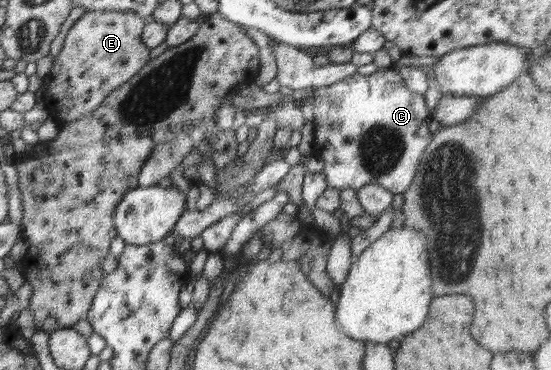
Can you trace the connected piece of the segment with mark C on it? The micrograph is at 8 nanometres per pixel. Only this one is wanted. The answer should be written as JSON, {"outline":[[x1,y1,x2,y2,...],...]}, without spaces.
{"outline":[[395,66,380,68,378,72,368,76,355,72,330,86,315,89,313,113,311,154,324,161,322,171,327,186,339,190,379,184,393,194,403,194,414,180,420,157,433,137,428,130,432,122,432,110,426,106,425,95,408,90]]}

